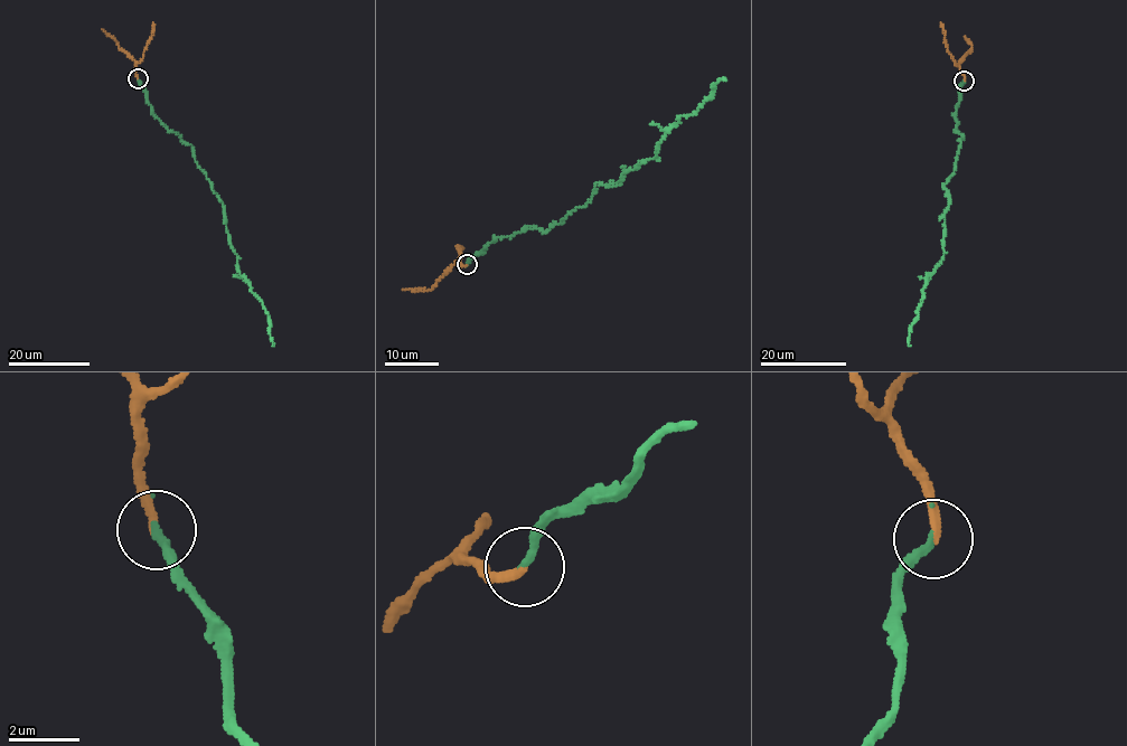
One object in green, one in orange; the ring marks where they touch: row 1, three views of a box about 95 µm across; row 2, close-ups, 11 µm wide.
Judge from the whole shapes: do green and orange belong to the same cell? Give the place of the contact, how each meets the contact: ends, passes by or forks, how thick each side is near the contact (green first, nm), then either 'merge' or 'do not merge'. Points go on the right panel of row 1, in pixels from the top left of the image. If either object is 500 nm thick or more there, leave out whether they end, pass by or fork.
(964, 81) | green ends | orange ends | 240/240 nm | merge

